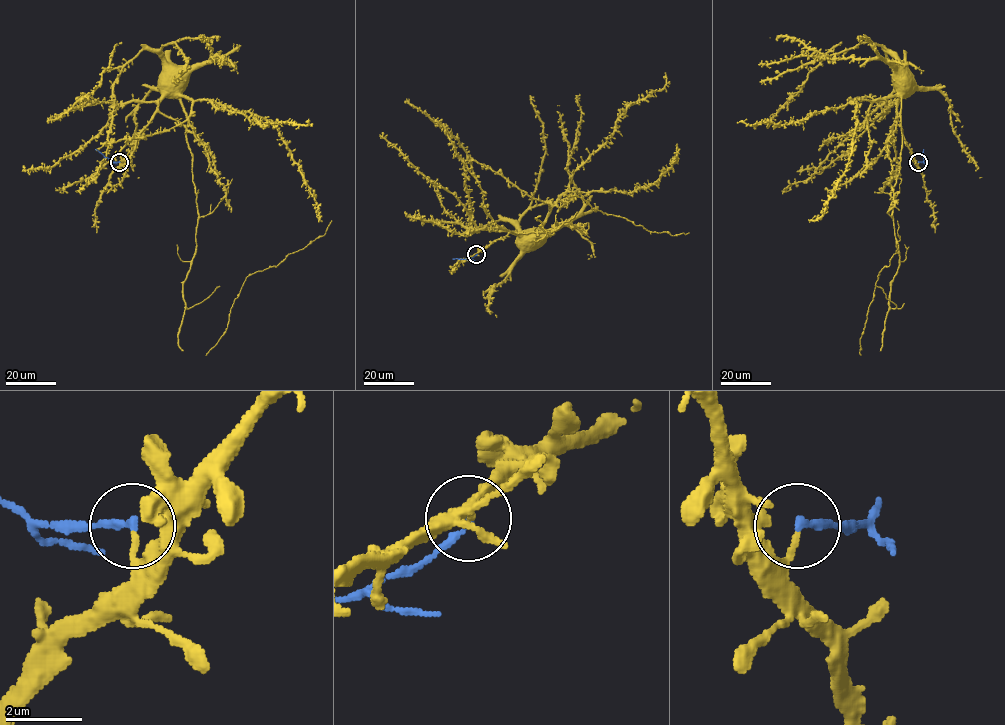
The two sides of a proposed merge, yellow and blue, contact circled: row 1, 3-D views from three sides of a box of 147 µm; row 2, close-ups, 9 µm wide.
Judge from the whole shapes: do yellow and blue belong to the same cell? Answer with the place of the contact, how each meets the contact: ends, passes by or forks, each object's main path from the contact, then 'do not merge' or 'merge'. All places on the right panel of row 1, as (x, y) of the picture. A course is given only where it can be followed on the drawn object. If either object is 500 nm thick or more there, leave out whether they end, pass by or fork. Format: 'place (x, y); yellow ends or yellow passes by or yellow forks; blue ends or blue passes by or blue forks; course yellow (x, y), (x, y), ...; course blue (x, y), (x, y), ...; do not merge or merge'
place (918, 162); yellow ends; blue ends; course yellow (918, 162), (903, 137), (897, 117), (902, 95); course blue (918, 162), (924, 160), (924, 149); do not merge

